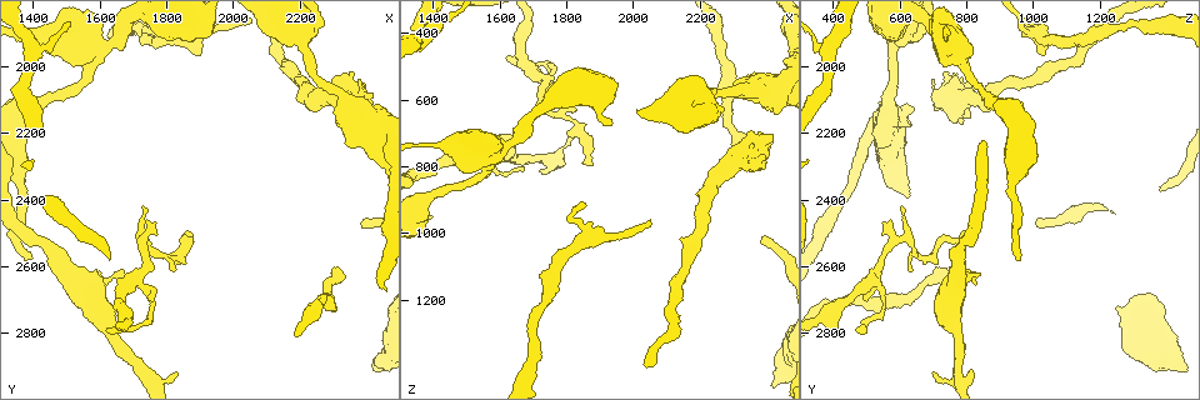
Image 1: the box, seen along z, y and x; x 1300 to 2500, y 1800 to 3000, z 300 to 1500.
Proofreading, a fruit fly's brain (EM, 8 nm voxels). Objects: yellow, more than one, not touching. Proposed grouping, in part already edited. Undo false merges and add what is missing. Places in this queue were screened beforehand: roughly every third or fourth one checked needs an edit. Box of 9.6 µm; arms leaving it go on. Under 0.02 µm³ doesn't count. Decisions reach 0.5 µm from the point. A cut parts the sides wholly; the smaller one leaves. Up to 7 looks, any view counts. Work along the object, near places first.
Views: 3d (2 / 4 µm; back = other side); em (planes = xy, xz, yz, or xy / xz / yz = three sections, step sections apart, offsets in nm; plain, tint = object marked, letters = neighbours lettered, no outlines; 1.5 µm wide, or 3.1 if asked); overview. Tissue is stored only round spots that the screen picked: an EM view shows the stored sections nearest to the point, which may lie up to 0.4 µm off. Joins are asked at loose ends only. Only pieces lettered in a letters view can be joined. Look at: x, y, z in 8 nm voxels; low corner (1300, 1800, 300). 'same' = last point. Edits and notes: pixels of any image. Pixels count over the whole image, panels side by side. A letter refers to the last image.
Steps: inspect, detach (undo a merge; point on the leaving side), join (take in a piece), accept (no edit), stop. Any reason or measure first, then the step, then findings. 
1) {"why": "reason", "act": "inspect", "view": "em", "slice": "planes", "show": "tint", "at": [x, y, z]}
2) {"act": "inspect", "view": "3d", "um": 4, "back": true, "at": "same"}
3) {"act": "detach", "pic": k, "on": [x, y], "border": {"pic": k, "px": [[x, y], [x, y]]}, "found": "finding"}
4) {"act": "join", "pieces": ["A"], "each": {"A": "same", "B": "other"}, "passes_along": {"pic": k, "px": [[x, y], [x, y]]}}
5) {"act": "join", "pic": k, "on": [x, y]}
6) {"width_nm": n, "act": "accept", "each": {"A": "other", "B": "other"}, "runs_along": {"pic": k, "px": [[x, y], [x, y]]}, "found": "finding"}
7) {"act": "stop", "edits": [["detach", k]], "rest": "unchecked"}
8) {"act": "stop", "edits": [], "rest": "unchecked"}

{"why": "an open end", "act": "inspect", "view": "em", "slice": "yz", "step": 4, "show": "letters", "at": [1830, 2920, 690]}

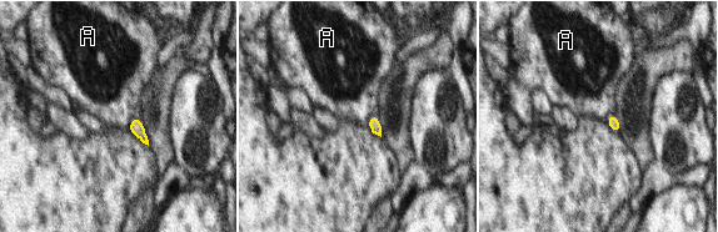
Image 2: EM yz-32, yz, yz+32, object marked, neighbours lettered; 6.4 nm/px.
{"act": "accept", "each": {"A": "other"}, "border": {"pic": 2, "px": [[140, 119], [134, 117], [128, 127]]}, "found": "no lettered piece goes on from it"}

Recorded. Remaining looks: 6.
{"why": "free end", "act": "inspect", "view": "em", "slice": "planes", "show": "letters", "at": [1400, 2570, 950]}

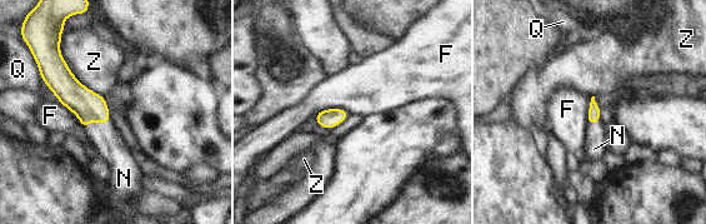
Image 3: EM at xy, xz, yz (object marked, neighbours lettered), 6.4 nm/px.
{"act": "join", "pieces": ["N"], "each": {"F": "other", "N": "same", "Q": "other", "Z": "other"}, "passes_along": {"pic": 3, "px": [[88, 105], [96, 119], [106, 140]]}, "found": "the neuron continues"}

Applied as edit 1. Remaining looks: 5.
{"act": "stop", "edits": [["join", 3]], "rest": "unchecked"}

